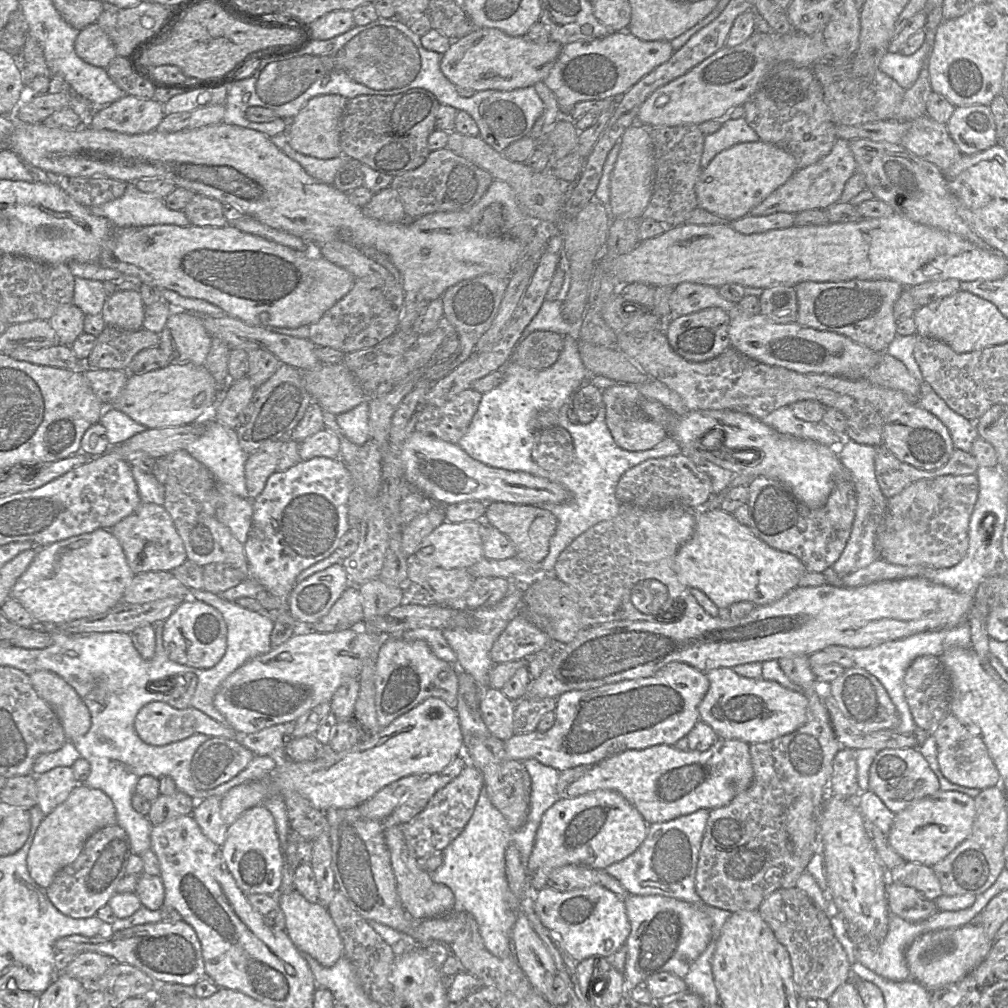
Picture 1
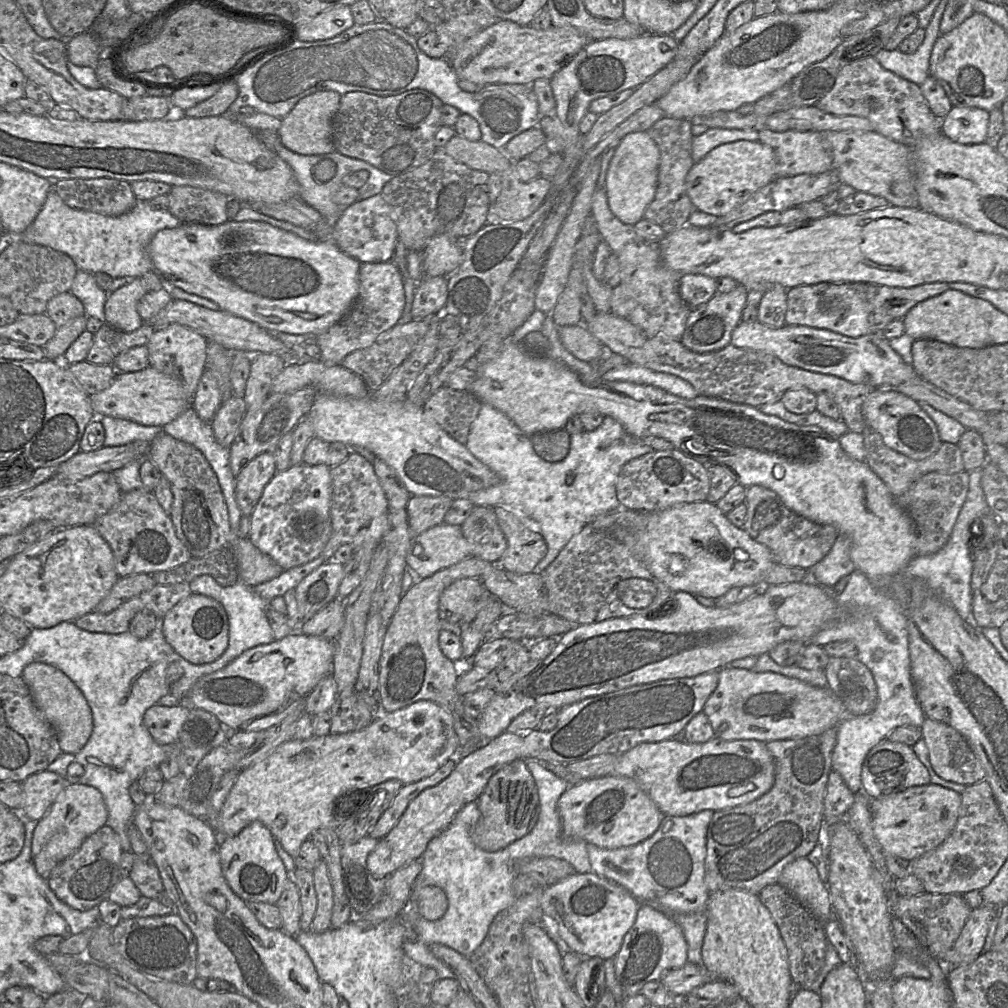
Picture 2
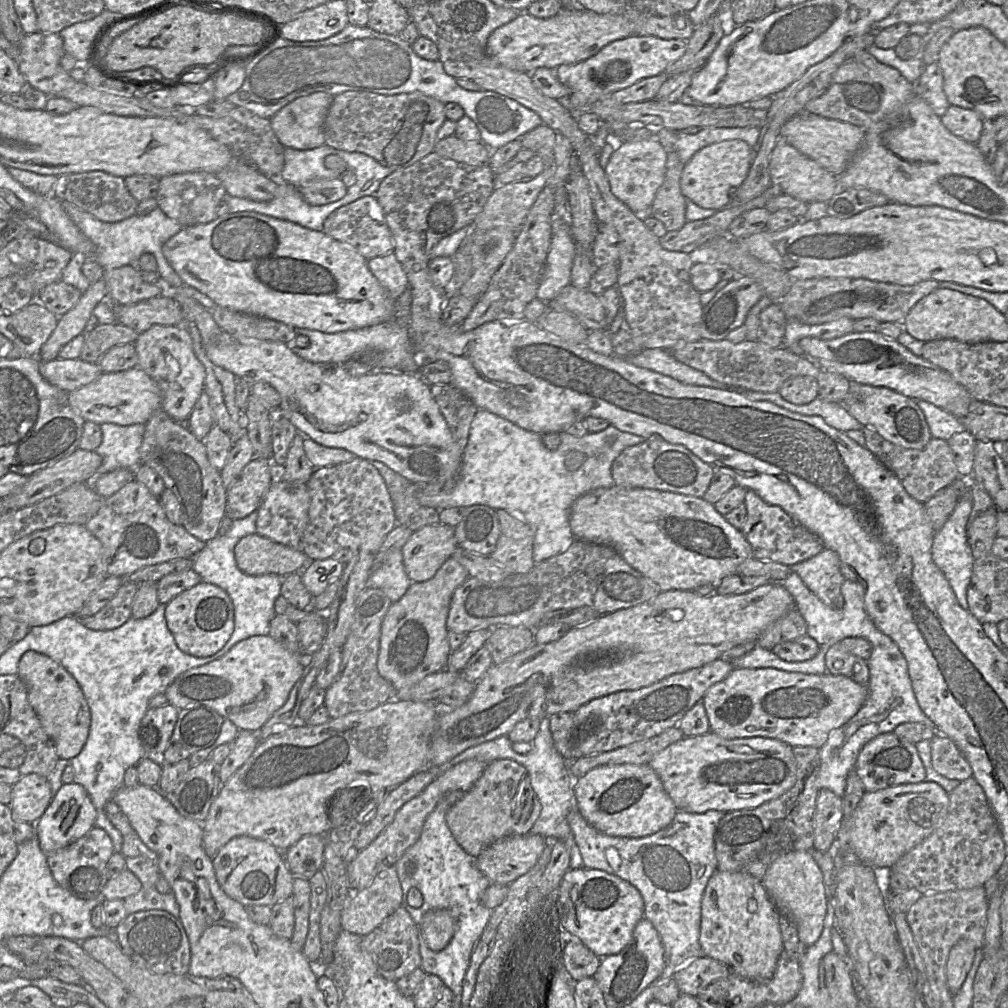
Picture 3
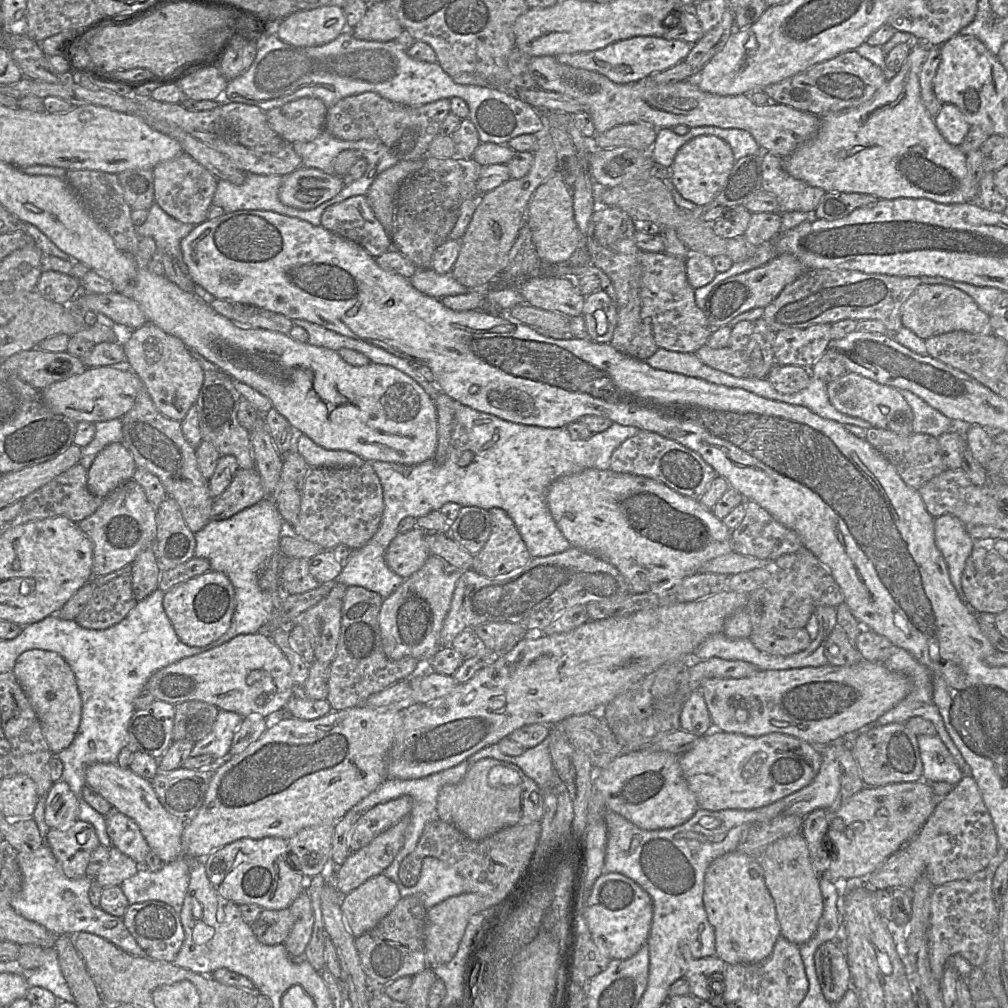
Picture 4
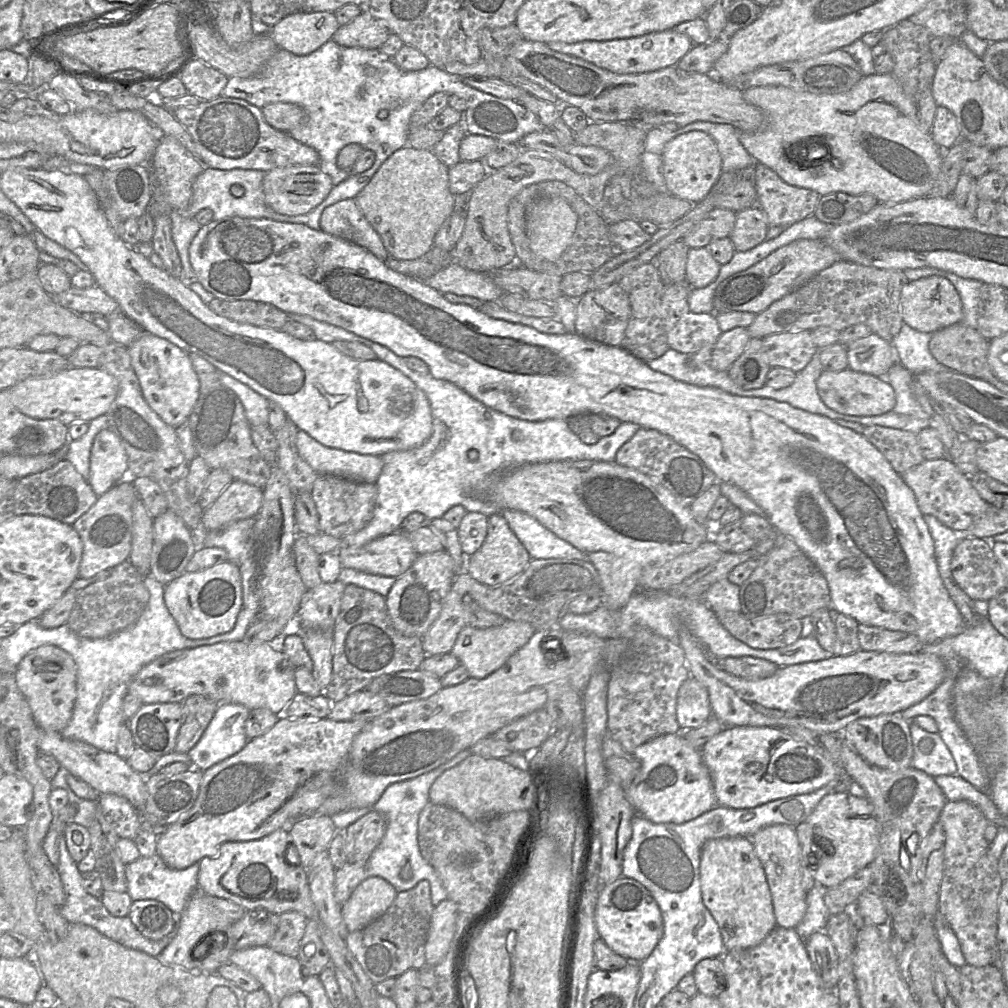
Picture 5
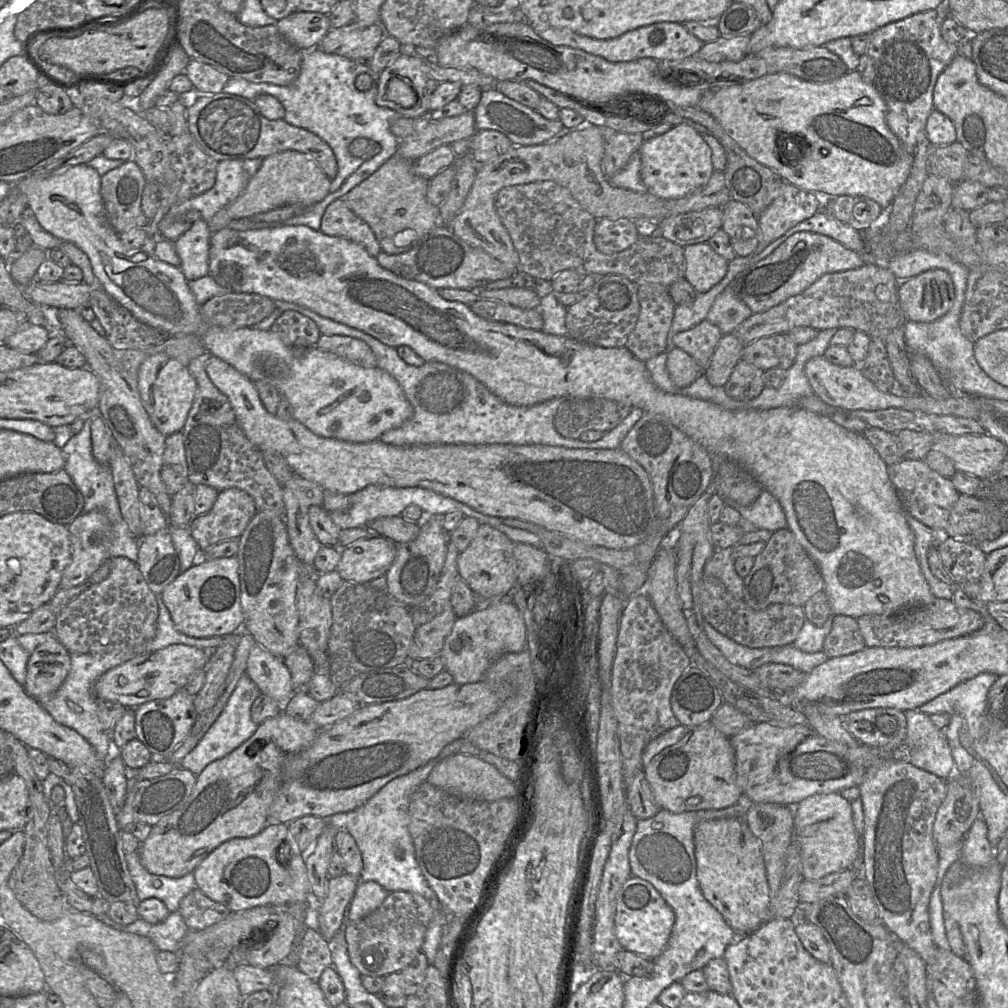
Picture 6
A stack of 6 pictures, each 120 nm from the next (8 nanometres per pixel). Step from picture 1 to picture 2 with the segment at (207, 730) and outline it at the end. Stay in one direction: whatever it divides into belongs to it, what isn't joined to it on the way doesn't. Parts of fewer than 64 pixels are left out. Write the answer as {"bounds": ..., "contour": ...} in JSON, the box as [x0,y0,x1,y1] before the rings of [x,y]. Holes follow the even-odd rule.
{"bounds":[144,703,193,744],"contour":[[[157,703],[144,713],[144,726],[157,744],[174,743],[179,737],[191,708],[193,707],[181,704],[166,707]]]}

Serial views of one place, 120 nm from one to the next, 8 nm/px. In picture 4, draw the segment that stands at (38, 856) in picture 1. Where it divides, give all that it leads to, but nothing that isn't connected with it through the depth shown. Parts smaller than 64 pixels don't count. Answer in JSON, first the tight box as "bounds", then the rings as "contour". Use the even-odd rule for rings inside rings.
{"bounds":[45,781,78,829],"contour":[[[58,781],[47,793],[45,822],[50,829],[68,829],[78,820],[78,799],[66,782]]]}

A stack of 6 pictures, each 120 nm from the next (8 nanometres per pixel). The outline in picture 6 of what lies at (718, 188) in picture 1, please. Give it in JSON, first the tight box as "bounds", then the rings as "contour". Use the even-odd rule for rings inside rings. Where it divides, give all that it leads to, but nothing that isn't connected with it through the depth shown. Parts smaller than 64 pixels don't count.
{"bounds":[638,124,715,200],"contour":[[[687,124],[673,126],[668,132],[645,140],[638,150],[641,179],[647,192],[664,200],[680,199],[704,186],[715,171],[712,151],[696,129]]]}

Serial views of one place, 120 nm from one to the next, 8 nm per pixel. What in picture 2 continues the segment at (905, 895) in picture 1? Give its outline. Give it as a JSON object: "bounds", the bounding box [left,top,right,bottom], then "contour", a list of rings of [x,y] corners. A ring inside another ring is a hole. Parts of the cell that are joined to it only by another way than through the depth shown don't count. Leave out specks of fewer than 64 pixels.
{"bounds":[894,892,972,961],"contour":[[[924,892],[918,896],[898,896],[894,917],[898,918],[916,937],[919,944],[937,960],[943,961],[953,948],[972,909],[962,895],[933,894]]]}

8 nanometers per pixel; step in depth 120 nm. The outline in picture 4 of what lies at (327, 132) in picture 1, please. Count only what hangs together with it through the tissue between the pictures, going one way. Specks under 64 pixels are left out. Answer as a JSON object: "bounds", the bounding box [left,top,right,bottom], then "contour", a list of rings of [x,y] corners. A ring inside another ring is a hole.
{"bounds":[265,97,327,143],"contour":[[[303,97],[265,112],[272,130],[289,143],[311,142],[324,129],[327,108],[317,98]]]}

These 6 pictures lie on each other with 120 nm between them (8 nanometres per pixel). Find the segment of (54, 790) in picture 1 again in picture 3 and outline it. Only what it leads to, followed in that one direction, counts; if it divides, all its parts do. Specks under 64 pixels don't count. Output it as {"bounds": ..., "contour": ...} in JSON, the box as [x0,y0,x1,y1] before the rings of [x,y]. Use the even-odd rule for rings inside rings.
{"bounds":[9,773,52,824],"contour":[[[31,773],[12,786],[9,806],[14,820],[35,824],[51,801],[52,791],[48,779]]]}

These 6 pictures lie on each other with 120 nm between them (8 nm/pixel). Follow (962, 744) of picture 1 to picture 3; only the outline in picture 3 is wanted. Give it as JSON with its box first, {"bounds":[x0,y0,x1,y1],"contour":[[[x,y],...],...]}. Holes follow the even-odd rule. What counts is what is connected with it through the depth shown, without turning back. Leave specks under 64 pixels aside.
{"bounds":[931,733,973,782],"contour":[[[941,733],[931,739],[931,761],[935,771],[948,779],[961,782],[973,776],[972,768],[958,746]]]}

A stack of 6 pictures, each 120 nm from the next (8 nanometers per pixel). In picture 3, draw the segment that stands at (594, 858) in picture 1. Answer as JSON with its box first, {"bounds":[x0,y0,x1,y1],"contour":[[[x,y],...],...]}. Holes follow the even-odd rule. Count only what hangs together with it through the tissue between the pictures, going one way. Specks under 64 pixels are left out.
{"bounds":[574,763,678,838],"contour":[[[648,763],[596,767],[574,778],[576,807],[584,819],[610,836],[640,838],[669,826],[678,809]]]}

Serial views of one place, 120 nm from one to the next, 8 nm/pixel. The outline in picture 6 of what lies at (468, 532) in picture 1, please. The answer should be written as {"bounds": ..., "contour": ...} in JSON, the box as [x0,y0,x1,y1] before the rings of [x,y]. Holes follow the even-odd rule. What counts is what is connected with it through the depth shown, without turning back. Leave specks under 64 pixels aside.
{"bounds":[336,535,396,584],"contour":[[[382,535],[360,538],[341,549],[336,571],[344,581],[368,584],[386,574],[395,552],[396,543]]]}

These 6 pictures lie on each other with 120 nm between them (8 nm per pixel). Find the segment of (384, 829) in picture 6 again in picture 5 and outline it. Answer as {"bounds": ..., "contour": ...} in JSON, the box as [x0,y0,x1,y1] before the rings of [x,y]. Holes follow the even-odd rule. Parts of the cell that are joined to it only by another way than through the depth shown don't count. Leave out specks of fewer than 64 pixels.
{"bounds":[330,749,473,907],"contour":[[[470,749],[462,750],[452,759],[429,772],[412,779],[389,785],[384,790],[379,800],[372,806],[348,809],[330,816],[338,831],[345,830],[350,824],[372,810],[381,813],[386,818],[385,834],[366,863],[366,869],[369,876],[383,878],[394,887],[397,893],[410,890],[420,881],[425,880],[428,881],[430,885],[430,898],[434,907],[441,901],[448,899],[446,889],[444,888],[438,873],[420,853],[418,846],[418,819],[421,811],[429,802],[429,791],[433,782],[443,772],[458,765],[471,754],[473,753]],[[406,865],[410,867],[412,876],[408,880],[403,880],[400,878],[400,872]]]}

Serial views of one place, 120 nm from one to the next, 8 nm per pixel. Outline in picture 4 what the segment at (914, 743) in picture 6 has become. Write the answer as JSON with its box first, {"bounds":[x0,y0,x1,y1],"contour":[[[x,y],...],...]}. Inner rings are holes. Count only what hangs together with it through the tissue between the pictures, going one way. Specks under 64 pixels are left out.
{"bounds":[916,735,964,785],"contour":[[[936,735],[916,737],[923,764],[923,778],[928,783],[947,782],[957,785],[964,777],[955,759]]]}

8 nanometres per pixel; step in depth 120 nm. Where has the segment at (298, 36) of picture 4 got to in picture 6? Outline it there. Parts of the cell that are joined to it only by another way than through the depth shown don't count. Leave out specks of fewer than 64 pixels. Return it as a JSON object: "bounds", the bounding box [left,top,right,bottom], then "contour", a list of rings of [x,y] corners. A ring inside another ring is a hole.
{"bounds":[274,12,330,52],"contour":[[[295,12],[274,25],[279,34],[301,52],[316,47],[330,30],[328,16],[317,12]]]}

